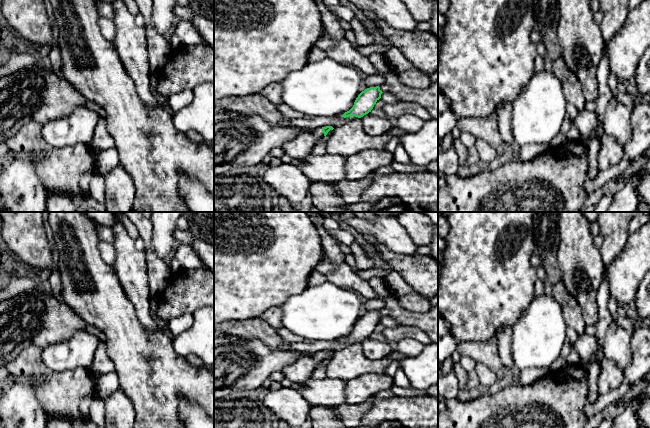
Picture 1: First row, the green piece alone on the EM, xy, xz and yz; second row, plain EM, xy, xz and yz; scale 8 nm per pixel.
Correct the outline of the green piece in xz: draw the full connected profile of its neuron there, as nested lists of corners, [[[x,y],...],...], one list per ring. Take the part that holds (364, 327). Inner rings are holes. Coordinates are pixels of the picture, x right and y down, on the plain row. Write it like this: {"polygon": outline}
{"polygon": [[[379,310],[365,313],[358,319],[353,331],[342,340],[344,342],[349,340],[363,341],[371,336],[376,326],[381,322],[382,317]]]}

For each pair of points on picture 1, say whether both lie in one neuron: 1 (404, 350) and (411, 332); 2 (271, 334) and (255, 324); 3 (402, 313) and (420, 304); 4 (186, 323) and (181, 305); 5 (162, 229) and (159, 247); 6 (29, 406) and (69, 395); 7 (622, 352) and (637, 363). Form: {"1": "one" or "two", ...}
{"1": "two", "2": "one", "3": "two", "4": "two", "5": "one", "6": "two", "7": "two"}

